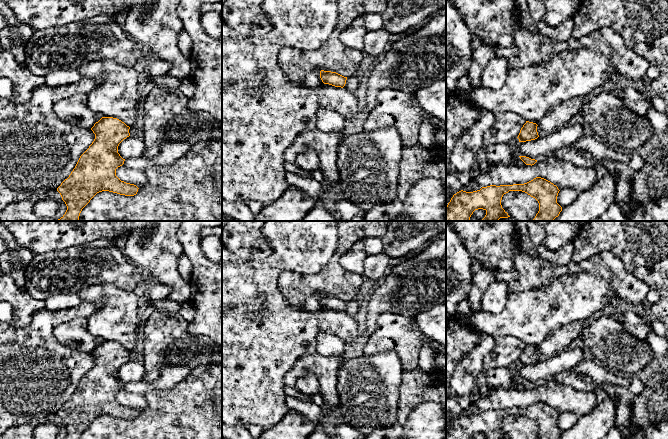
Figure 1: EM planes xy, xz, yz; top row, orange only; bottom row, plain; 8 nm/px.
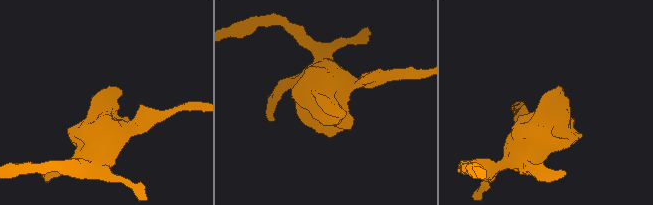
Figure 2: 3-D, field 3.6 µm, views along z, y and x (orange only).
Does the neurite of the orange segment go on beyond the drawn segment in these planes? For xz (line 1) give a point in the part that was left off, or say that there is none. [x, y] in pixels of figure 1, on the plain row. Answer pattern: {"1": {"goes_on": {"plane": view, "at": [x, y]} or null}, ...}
{"1": {"goes_on": null}}

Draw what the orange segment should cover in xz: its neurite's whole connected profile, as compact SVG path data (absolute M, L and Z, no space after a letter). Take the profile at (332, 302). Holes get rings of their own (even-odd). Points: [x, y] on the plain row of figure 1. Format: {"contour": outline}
{"contour": "M320 295L320 302L324 308L329 308L335 311L343 312L346 308L347 301L344 301L336 296Z"}

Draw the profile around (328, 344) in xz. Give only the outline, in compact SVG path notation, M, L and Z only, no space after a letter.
M320 332L317 335L317 353L326 357L342 357L346 344L337 335Z

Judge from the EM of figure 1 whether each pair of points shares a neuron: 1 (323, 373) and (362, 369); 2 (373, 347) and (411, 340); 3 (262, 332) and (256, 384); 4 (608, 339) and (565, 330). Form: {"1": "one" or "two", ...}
{"1": "two", "2": "one", "3": "one", "4": "two"}

